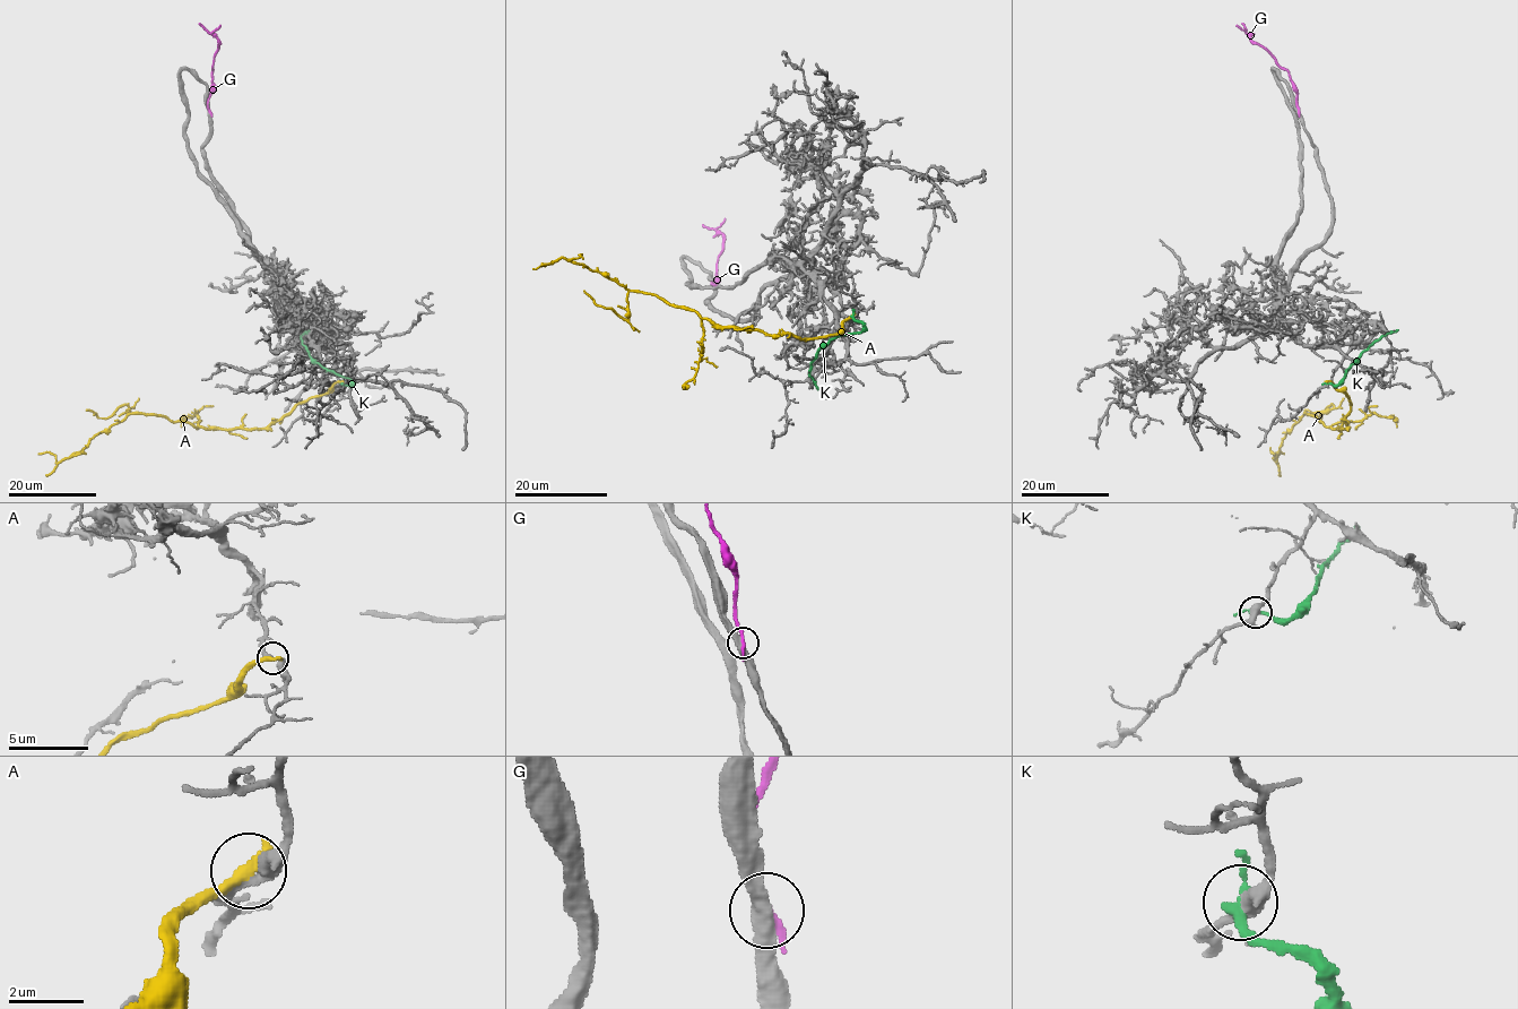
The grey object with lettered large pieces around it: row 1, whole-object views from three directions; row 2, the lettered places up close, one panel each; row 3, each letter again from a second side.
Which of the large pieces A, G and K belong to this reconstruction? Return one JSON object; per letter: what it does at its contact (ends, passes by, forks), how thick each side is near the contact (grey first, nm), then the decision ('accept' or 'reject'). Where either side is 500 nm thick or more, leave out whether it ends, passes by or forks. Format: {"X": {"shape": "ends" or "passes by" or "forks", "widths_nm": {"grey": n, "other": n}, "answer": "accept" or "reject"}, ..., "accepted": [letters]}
{"A": {"shape": "ends", "widths_nm": {"grey": 320, "other": 360}, "answer": "reject"}, "G": {"shape": "ends", "widths_nm": {"grey": 420, "other": 280}, "answer": "reject"}, "K": {"shape": "passes by", "widths_nm": {"grey": 400, "other": 190}, "answer": "reject"}, "accepted": []}

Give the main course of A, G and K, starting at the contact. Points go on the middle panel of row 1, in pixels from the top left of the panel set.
A: (851, 317), (838, 333), (809, 338), (716, 327), (693, 310), (629, 291), (583, 264), (558, 258), (534, 268)
G: (713, 285), (718, 256), (722, 250), (722, 234), (703, 224)
K: (852, 316), (862, 329), (832, 338), (810, 364), (809, 376), (817, 389)

